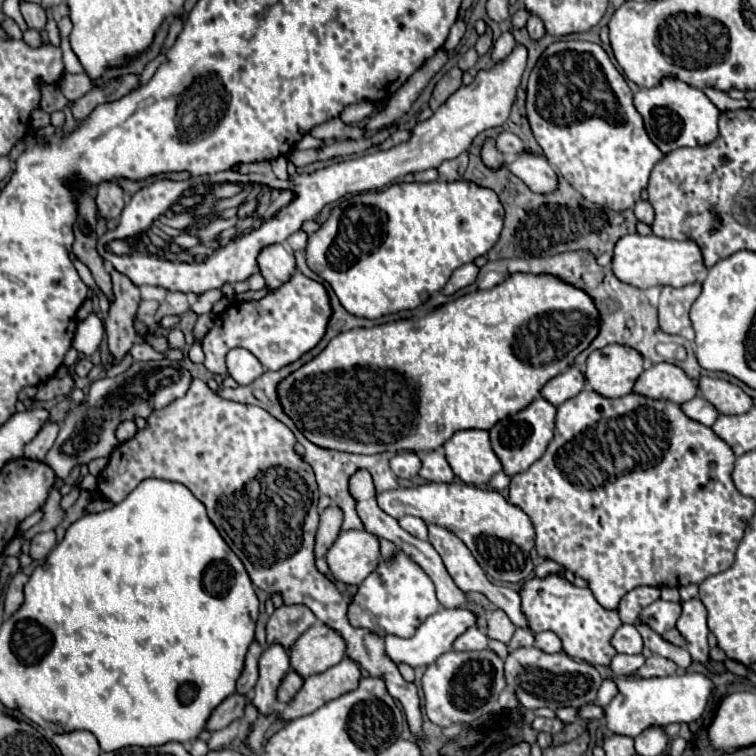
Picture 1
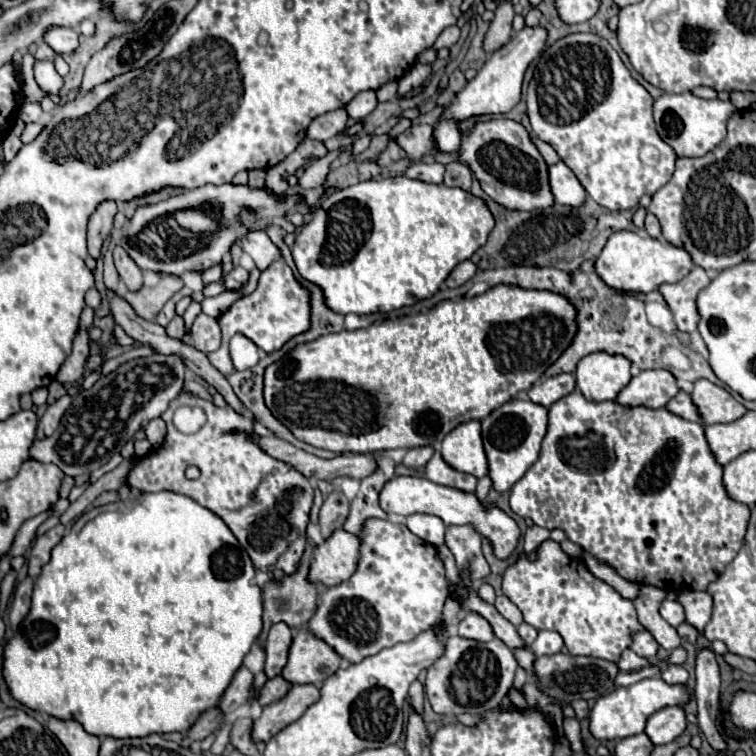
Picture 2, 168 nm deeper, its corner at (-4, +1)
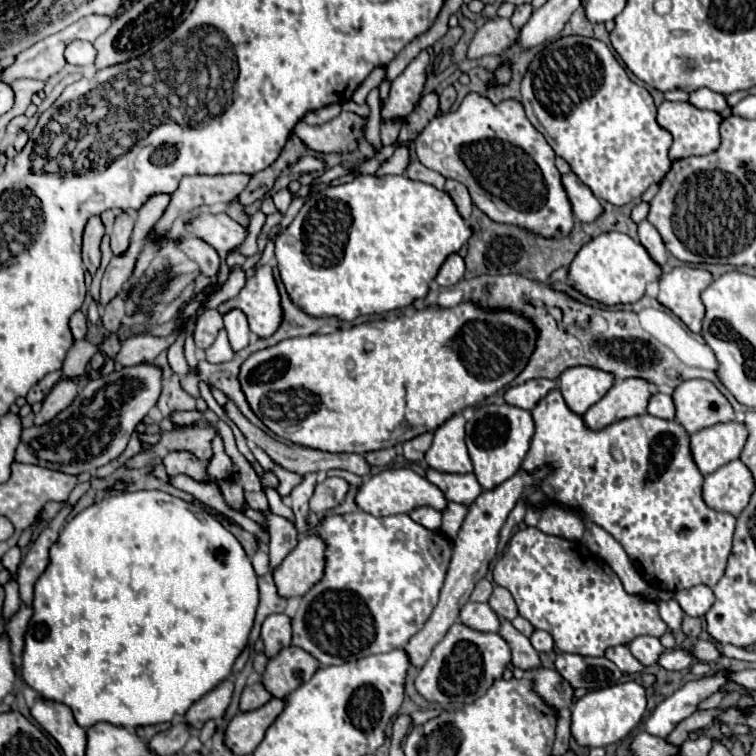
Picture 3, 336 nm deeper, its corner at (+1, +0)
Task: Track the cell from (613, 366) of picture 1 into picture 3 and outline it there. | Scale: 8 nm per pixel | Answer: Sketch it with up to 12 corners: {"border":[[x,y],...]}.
{"border":[[570,367],[560,393],[584,415],[614,385],[614,375]]}

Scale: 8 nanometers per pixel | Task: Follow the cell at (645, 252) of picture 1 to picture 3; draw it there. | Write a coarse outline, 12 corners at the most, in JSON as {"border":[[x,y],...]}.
{"border":[[618,231],[588,241],[574,287],[604,305],[636,303],[662,267]]}

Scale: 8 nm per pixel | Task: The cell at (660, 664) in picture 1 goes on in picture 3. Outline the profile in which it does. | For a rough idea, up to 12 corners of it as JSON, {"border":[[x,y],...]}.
{"border":[[698,641],[690,655],[698,661],[710,663],[720,653],[716,643]]}

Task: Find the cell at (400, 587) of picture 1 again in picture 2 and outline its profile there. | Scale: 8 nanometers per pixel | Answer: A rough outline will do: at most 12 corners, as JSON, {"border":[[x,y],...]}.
{"border":[[369,518],[307,630],[361,662],[435,626],[433,544]]}

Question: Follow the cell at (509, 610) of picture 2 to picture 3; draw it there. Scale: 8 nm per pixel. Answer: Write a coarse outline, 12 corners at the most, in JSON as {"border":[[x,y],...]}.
{"border":[[494,587],[492,607],[500,617],[518,617],[510,591]]}

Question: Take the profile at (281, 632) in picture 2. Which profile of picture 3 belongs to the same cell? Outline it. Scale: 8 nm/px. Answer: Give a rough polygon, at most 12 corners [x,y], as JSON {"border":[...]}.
{"border":[[268,615],[262,623],[264,655],[274,659],[290,645],[290,619]]}

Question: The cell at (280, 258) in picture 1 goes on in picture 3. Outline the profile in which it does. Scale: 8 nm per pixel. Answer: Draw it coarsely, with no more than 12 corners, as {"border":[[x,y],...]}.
{"border":[[200,213],[186,227],[220,257],[244,243],[248,229],[228,215]]}

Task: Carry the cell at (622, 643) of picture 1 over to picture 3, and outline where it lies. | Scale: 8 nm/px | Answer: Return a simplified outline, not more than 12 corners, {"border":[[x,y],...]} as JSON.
{"border":[[650,635],[636,637],[628,649],[642,665],[654,665],[664,651]]}

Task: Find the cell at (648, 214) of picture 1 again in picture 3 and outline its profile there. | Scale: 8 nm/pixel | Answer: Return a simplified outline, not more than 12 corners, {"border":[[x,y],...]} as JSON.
{"border":[[650,221],[638,223],[640,243],[656,263],[666,263],[666,247]]}

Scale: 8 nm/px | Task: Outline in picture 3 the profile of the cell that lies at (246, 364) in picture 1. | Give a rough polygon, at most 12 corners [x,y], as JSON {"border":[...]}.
{"border":[[240,311],[224,315],[234,353],[250,343],[248,321]]}

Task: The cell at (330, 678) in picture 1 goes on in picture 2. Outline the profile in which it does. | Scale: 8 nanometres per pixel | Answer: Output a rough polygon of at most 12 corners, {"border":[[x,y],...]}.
{"border":[[313,684],[291,686],[253,720],[253,742],[267,742],[319,700]]}

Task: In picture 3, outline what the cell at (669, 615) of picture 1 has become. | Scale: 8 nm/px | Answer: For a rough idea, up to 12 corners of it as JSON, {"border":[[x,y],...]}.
{"border":[[674,599],[658,601],[662,621],[680,631],[684,611]]}

